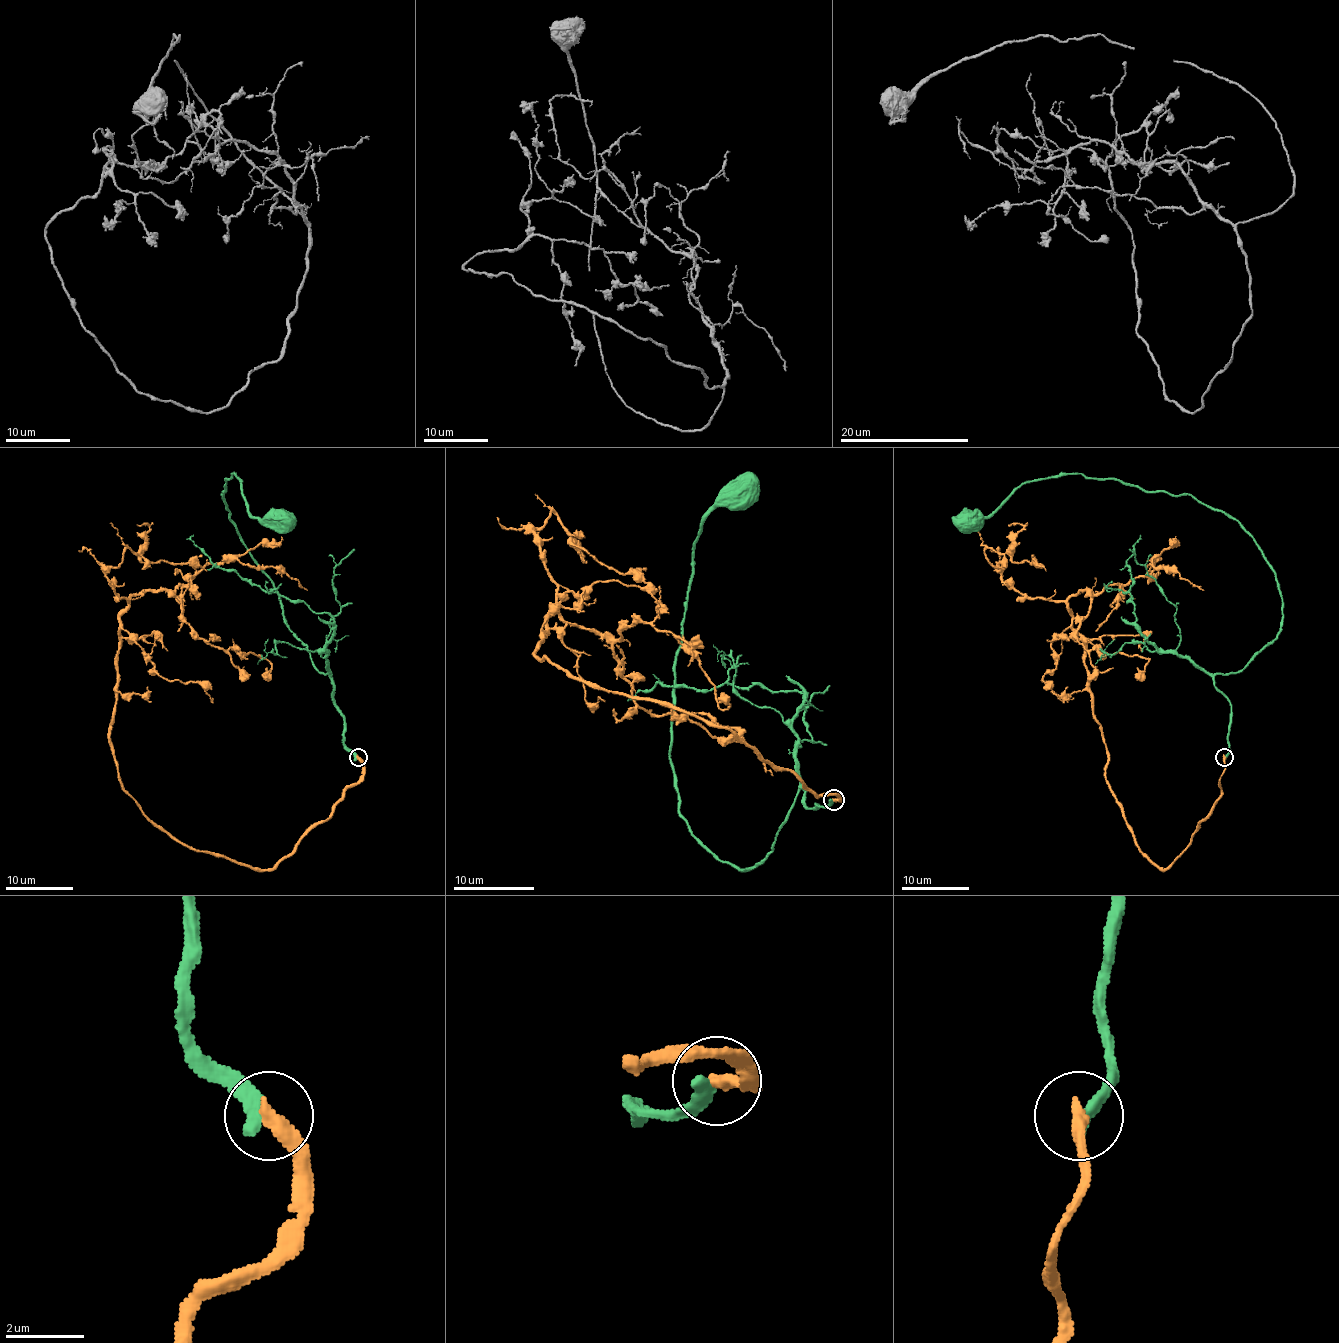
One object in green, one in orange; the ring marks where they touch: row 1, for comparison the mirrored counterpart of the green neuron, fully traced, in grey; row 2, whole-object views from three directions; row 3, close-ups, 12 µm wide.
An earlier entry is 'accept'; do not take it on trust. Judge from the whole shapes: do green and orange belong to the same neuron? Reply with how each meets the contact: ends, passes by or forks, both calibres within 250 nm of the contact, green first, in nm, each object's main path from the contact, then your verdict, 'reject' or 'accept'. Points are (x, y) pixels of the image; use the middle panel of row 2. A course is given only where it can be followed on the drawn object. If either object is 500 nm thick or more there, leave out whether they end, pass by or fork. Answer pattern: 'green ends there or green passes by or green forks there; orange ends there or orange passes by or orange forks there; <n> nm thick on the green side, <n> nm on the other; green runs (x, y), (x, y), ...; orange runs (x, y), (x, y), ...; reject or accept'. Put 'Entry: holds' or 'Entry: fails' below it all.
green ends there; orange ends there; 400 nm thick on the green side, 400 nm on the other; green runs (833, 799), (807, 807), (803, 787), (748, 870), (679, 813), (669, 759), (691, 560), (699, 524), (742, 493); orange runs (833, 799), (726, 728), (541, 659), (547, 617), (596, 629), (655, 716), (732, 726), (772, 775); reject
Entry: fails

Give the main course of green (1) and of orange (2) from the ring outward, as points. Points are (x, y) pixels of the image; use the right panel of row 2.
1: (1223, 757), (1230, 701), (1213, 678), (1282, 624), (1275, 572), (1235, 520), (1075, 474), (1025, 481), (970, 516)
2: (1223, 757), (1220, 799), (1161, 869), (1106, 780), (1067, 607), (1151, 560), (1203, 590)

